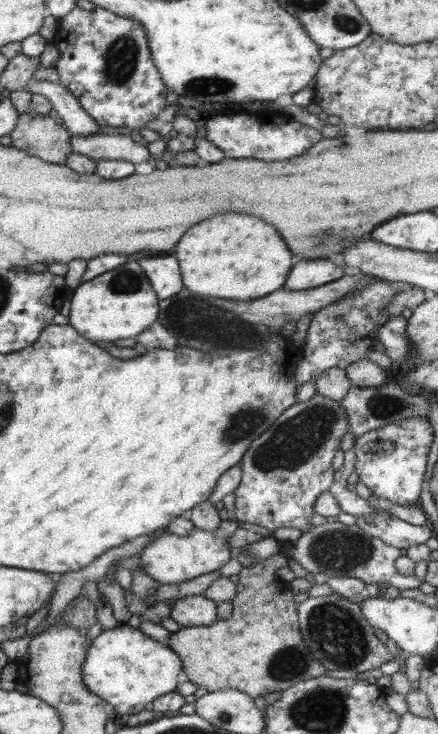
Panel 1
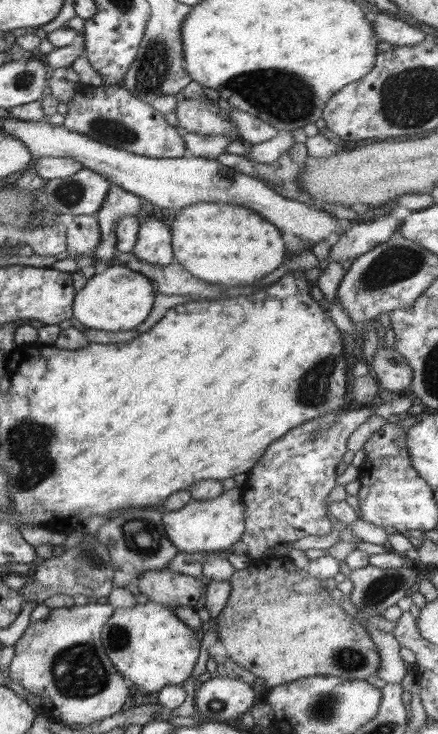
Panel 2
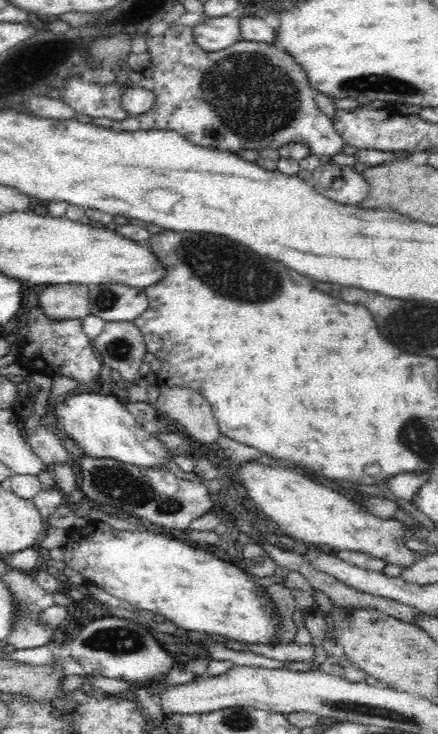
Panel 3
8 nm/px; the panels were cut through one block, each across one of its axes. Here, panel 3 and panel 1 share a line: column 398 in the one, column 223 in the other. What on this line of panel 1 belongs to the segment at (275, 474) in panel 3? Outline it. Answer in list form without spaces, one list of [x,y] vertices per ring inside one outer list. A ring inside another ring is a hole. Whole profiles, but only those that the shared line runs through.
[[[233,518],[220,522],[216,531],[208,532],[194,528],[190,536],[166,532],[151,541],[140,553],[139,566],[146,575],[159,584],[180,584],[197,576],[218,571],[230,560],[230,535],[240,527]]]

